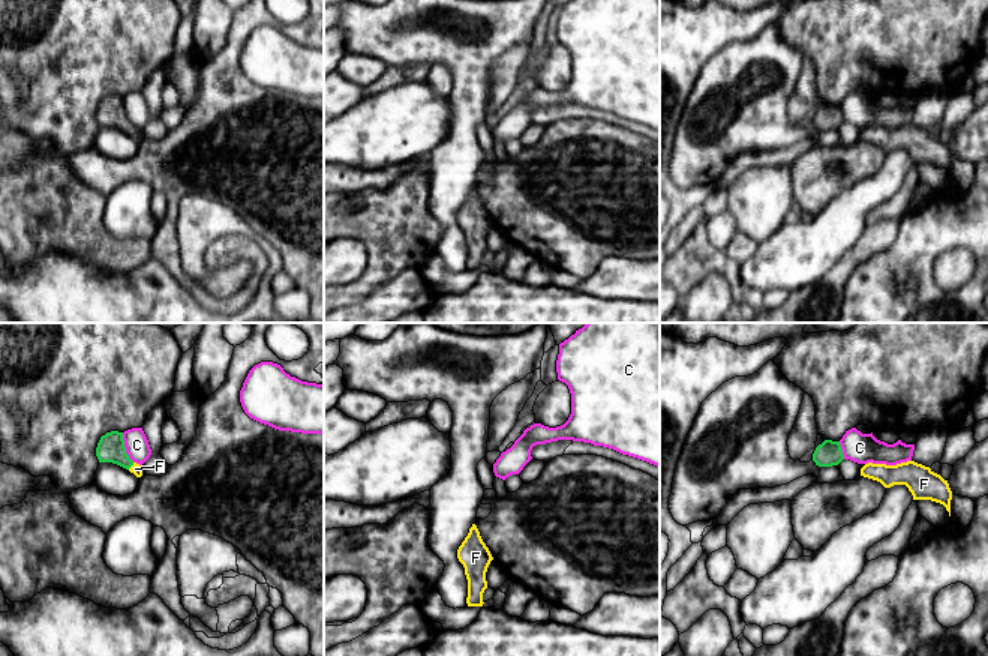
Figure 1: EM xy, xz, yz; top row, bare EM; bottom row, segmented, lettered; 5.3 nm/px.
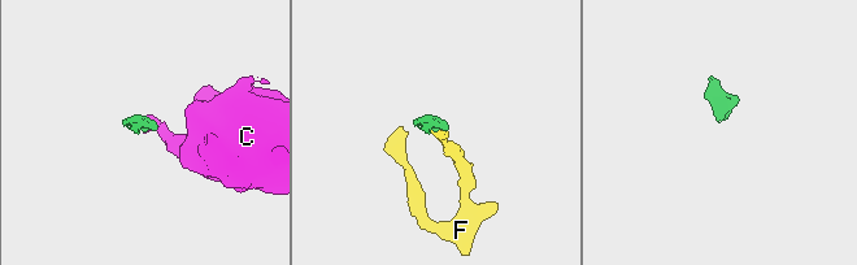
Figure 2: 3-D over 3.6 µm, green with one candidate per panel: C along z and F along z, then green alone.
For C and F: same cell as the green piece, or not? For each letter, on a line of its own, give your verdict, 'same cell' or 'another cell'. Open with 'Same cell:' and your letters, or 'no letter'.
Same cell: F
C: another cell
F: same cell

